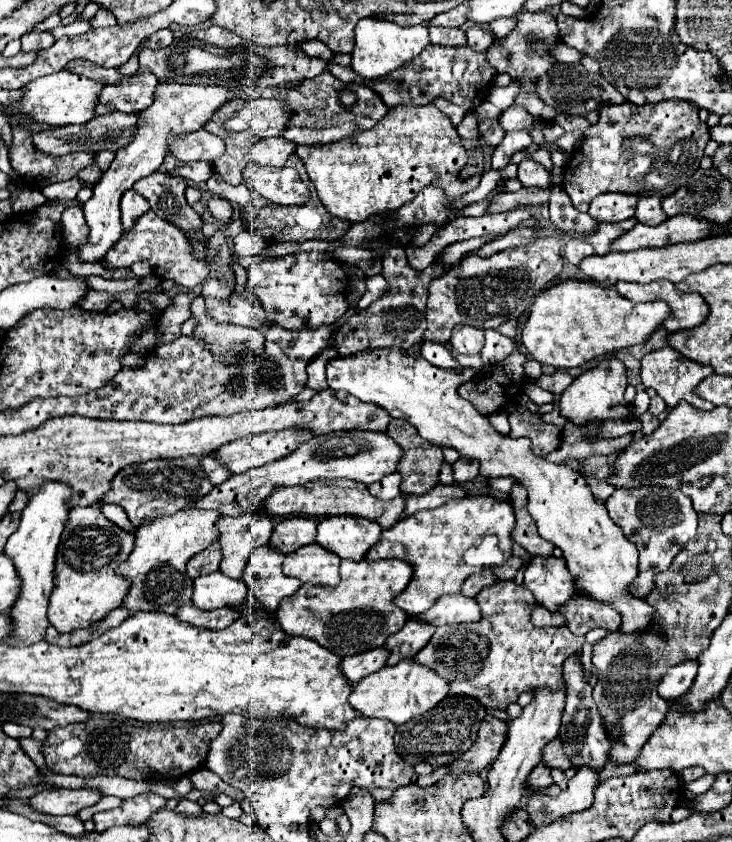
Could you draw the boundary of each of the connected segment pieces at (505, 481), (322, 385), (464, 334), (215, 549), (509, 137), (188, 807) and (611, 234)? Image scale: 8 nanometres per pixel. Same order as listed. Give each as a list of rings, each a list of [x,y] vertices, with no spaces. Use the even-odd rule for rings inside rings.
[[[500,476],[500,478],[496,478],[496,480],[488,480],[488,486],[492,486],[494,490],[500,490],[500,492],[510,492],[510,488],[514,486],[514,482],[516,480],[512,480],[510,476]]]
[[[334,346],[322,350],[310,364],[308,364],[308,388],[320,392],[320,390],[326,390],[328,384],[326,384],[326,374],[324,374],[324,366],[328,364],[328,360],[336,358],[338,352]]]
[[[458,326],[452,332],[450,344],[460,354],[478,354],[484,346],[484,332],[472,326]]]
[[[212,542],[206,550],[202,550],[200,554],[196,554],[196,556],[192,556],[188,560],[188,576],[194,580],[194,578],[198,578],[202,574],[216,572],[220,568],[220,562],[222,562],[220,544]]]
[[[518,130],[518,132],[506,132],[504,140],[496,146],[494,156],[492,156],[492,168],[500,170],[508,164],[510,156],[518,150],[524,150],[532,144],[532,136],[526,130]]]
[[[180,800],[180,804],[176,806],[176,812],[186,814],[186,816],[198,816],[202,812],[198,802],[190,802],[190,800]]]
[[[628,218],[620,224],[598,224],[592,234],[580,236],[580,238],[586,240],[596,250],[598,256],[604,256],[604,254],[608,254],[608,244],[612,244],[612,240],[616,240],[616,236],[622,236],[624,232],[632,230],[636,224],[638,224],[636,218]]]

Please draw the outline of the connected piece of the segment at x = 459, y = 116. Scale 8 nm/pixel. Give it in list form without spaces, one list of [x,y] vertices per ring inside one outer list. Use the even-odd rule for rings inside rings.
[[[436,100],[436,106],[440,108],[440,112],[444,112],[450,118],[452,126],[458,126],[464,120],[464,116],[468,114],[464,108],[460,108],[456,104],[450,104],[448,100]]]

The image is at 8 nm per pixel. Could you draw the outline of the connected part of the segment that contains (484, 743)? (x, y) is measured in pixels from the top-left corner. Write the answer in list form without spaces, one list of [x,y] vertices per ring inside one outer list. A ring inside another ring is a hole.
[[[486,716],[480,724],[476,744],[468,752],[464,752],[458,760],[454,760],[452,772],[454,774],[478,772],[478,770],[490,766],[506,740],[506,728],[508,728],[508,724],[504,720]]]

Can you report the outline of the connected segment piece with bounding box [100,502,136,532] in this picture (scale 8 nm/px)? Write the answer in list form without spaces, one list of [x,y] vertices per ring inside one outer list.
[[[100,502],[100,508],[102,508],[102,514],[104,514],[110,522],[118,524],[120,528],[124,528],[124,530],[128,530],[128,532],[134,532],[134,530],[136,530],[136,528],[132,528],[132,524],[130,524],[128,516],[124,516],[124,512],[122,512],[122,508],[120,508],[120,506]]]

